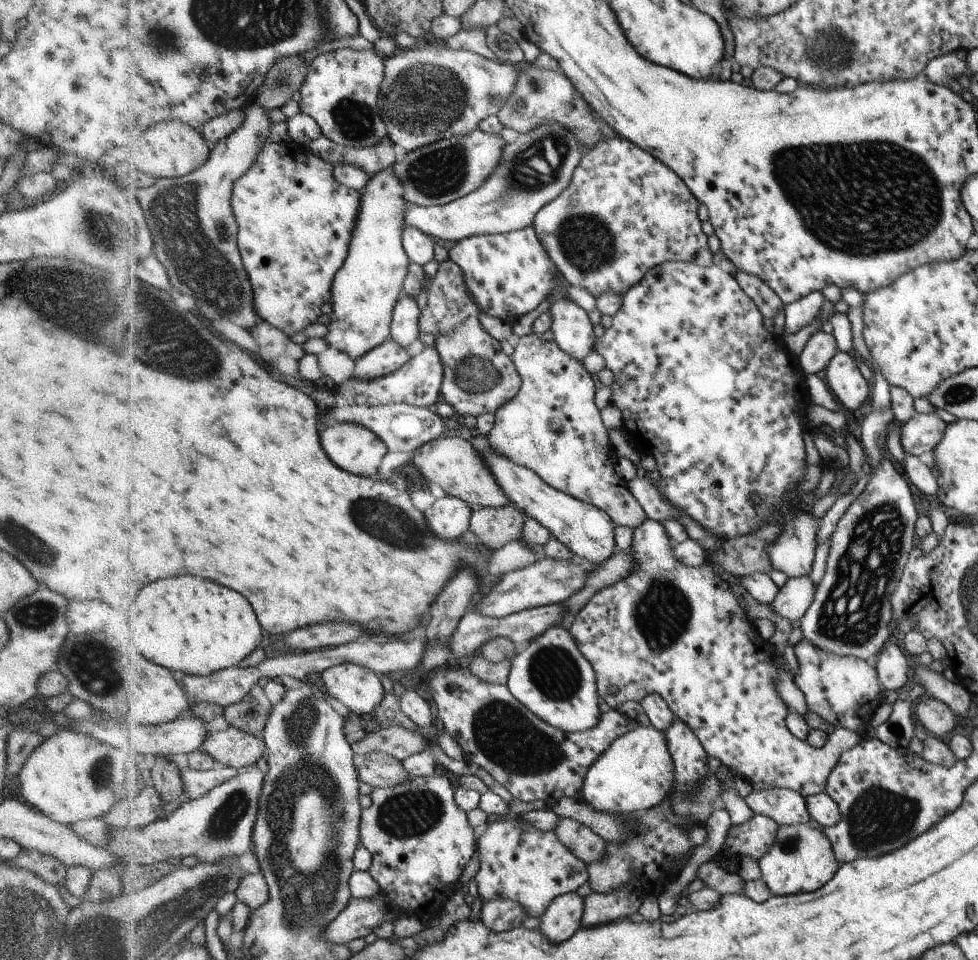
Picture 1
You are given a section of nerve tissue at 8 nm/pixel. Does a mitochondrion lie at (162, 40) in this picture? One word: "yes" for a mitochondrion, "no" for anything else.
yes

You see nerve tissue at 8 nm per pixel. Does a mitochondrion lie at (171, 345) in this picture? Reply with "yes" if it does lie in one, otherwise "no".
yes

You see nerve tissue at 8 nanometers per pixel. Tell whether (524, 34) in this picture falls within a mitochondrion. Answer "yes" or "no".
no

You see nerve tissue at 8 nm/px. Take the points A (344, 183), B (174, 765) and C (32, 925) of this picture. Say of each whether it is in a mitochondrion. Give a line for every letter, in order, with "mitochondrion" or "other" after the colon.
A: other
B: other
C: mitochondrion

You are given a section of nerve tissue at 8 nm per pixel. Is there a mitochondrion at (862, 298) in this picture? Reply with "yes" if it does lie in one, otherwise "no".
no

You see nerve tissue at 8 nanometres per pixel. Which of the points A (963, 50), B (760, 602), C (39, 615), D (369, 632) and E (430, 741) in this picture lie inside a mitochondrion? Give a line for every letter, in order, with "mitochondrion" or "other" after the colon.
A: other
B: other
C: mitochondrion
D: other
E: other

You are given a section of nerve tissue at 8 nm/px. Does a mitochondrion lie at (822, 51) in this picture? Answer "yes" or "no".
yes

